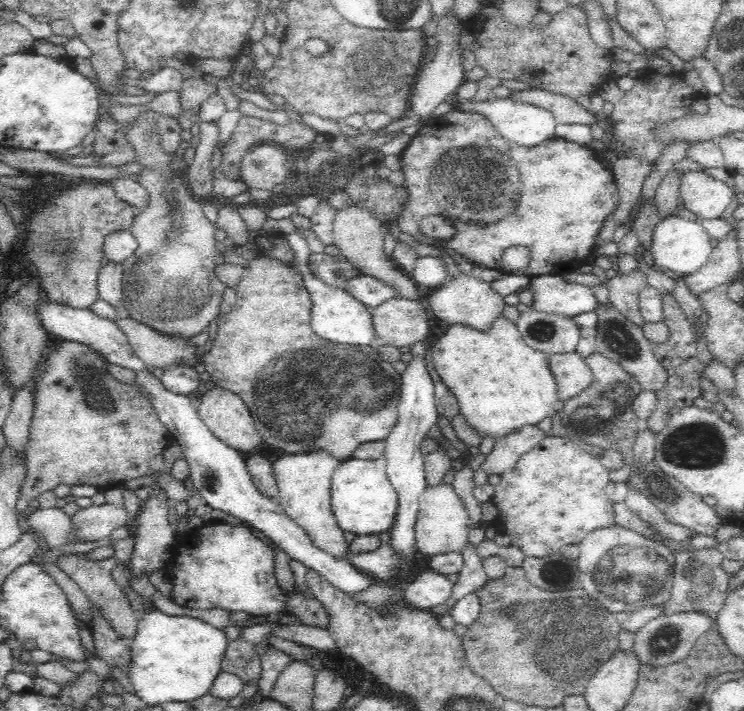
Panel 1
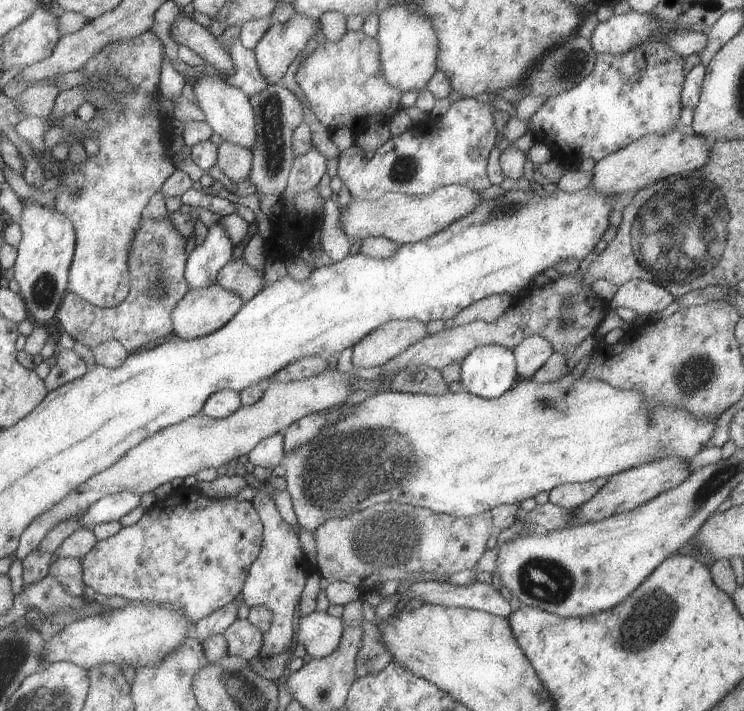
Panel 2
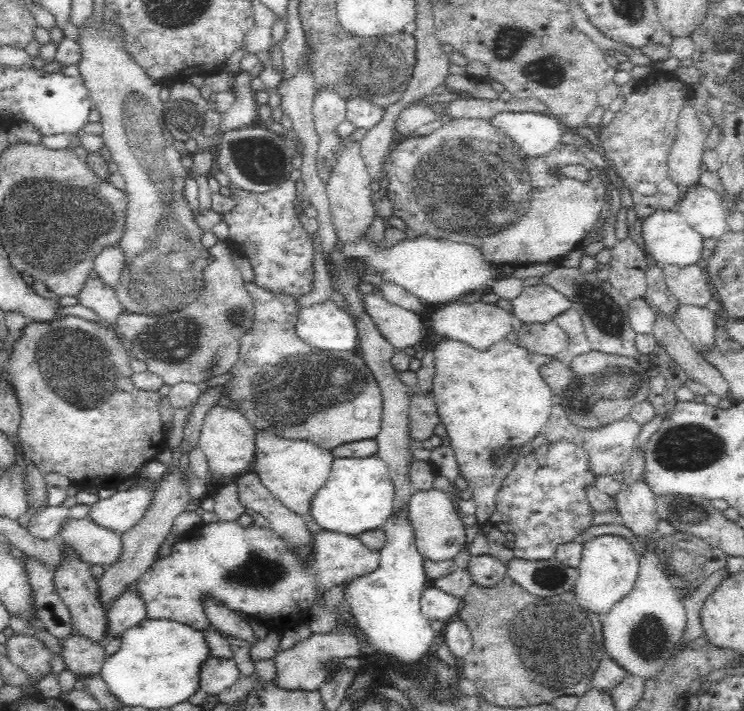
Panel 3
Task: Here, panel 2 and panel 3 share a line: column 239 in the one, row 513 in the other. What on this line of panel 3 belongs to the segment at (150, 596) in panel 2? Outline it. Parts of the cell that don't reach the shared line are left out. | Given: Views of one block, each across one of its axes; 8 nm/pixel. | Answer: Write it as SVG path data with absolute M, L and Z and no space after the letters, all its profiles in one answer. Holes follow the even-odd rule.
M569 440L547 441L534 452L521 456L515 468L505 476L495 498L496 511L501 512L502 525L511 538L515 557L529 561L552 559L560 544L579 540L580 534L586 532L594 516L586 489L595 484L596 477L586 450Z

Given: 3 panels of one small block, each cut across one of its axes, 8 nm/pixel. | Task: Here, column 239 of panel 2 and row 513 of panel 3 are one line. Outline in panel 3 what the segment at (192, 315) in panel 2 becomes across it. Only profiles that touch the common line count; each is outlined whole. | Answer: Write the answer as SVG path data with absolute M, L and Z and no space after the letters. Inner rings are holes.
M258 430L256 458L252 470L259 474L262 484L288 508L302 518L313 518L311 502L316 492L324 486L334 464L332 452L305 440L283 439L270 431Z

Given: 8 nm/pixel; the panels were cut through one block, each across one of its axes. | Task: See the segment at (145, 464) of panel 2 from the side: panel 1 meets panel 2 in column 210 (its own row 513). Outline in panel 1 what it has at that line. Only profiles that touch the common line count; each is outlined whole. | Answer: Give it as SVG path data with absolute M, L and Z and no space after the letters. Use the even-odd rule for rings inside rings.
M450 484L427 485L419 496L419 507L414 525L415 544L422 554L435 554L460 551L468 542L472 530L472 521L463 505L462 499L455 493Z

